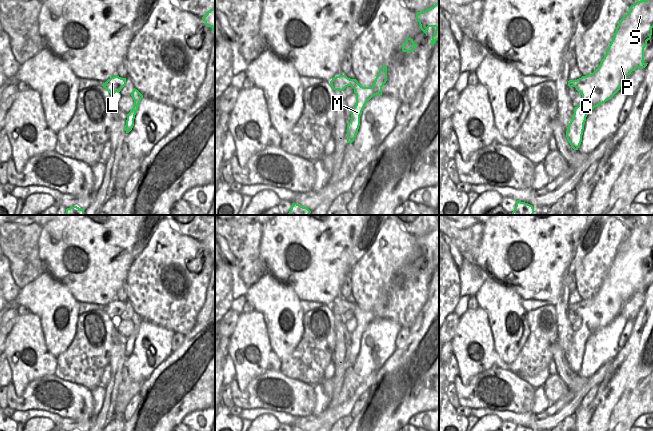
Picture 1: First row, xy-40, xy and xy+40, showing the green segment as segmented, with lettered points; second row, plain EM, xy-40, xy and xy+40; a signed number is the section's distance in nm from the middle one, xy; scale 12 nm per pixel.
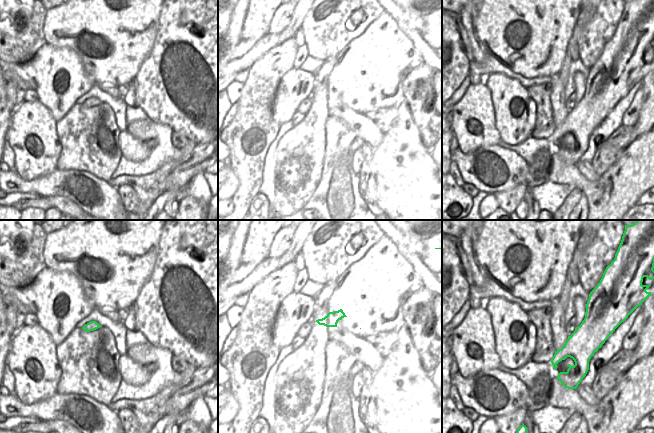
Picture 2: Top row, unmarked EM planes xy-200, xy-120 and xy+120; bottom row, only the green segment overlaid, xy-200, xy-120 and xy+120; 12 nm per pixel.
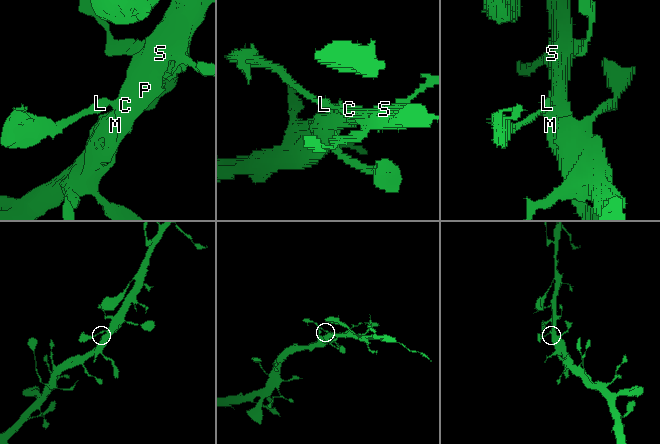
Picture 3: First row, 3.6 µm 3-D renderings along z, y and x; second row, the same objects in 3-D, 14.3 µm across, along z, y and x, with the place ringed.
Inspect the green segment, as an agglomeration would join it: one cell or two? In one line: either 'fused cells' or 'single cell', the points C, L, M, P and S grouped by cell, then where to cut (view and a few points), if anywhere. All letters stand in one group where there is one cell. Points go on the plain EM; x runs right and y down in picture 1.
single cell; groups C L M P S; cut none

